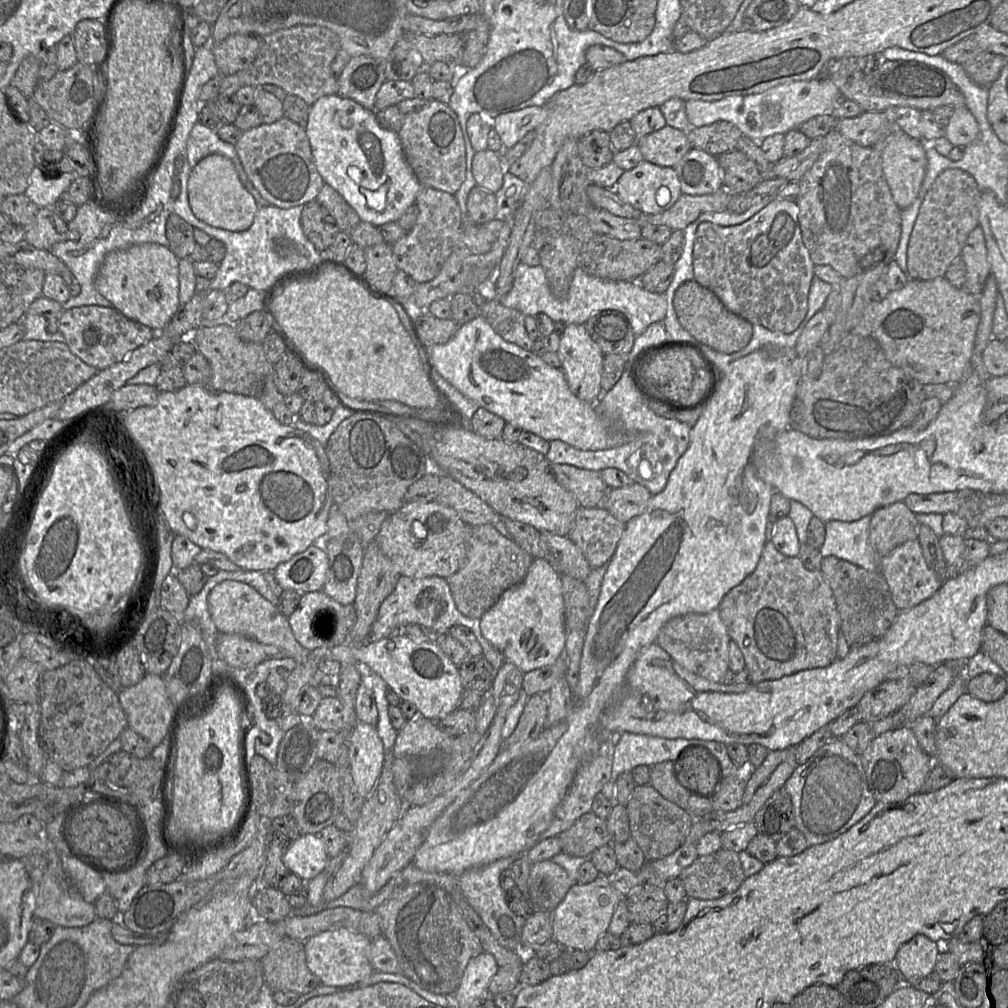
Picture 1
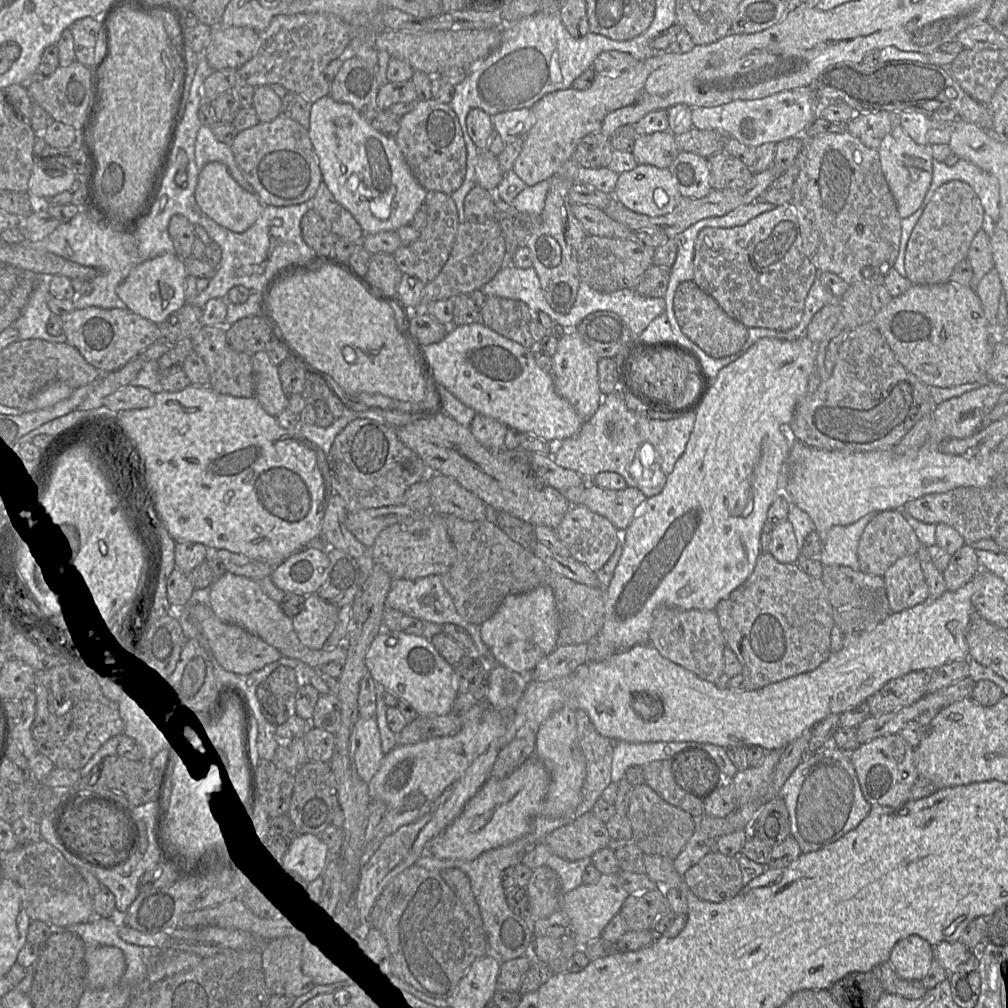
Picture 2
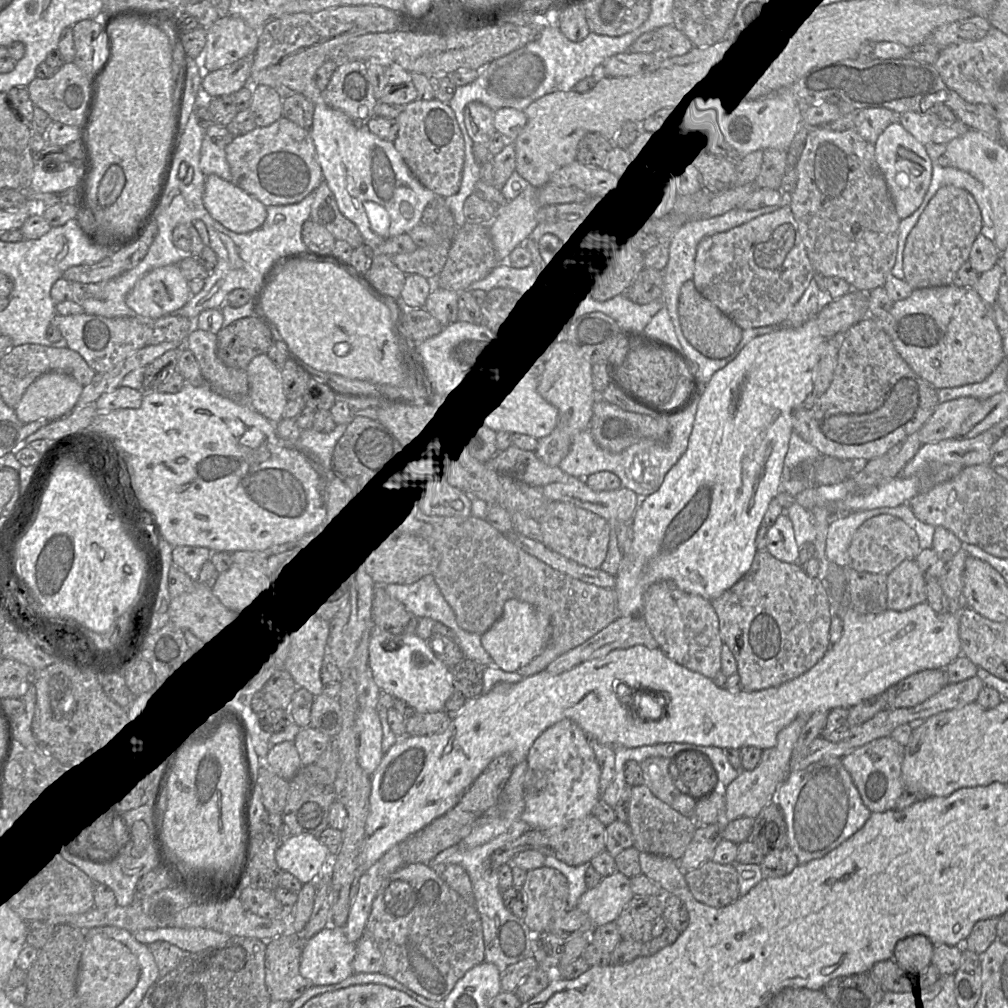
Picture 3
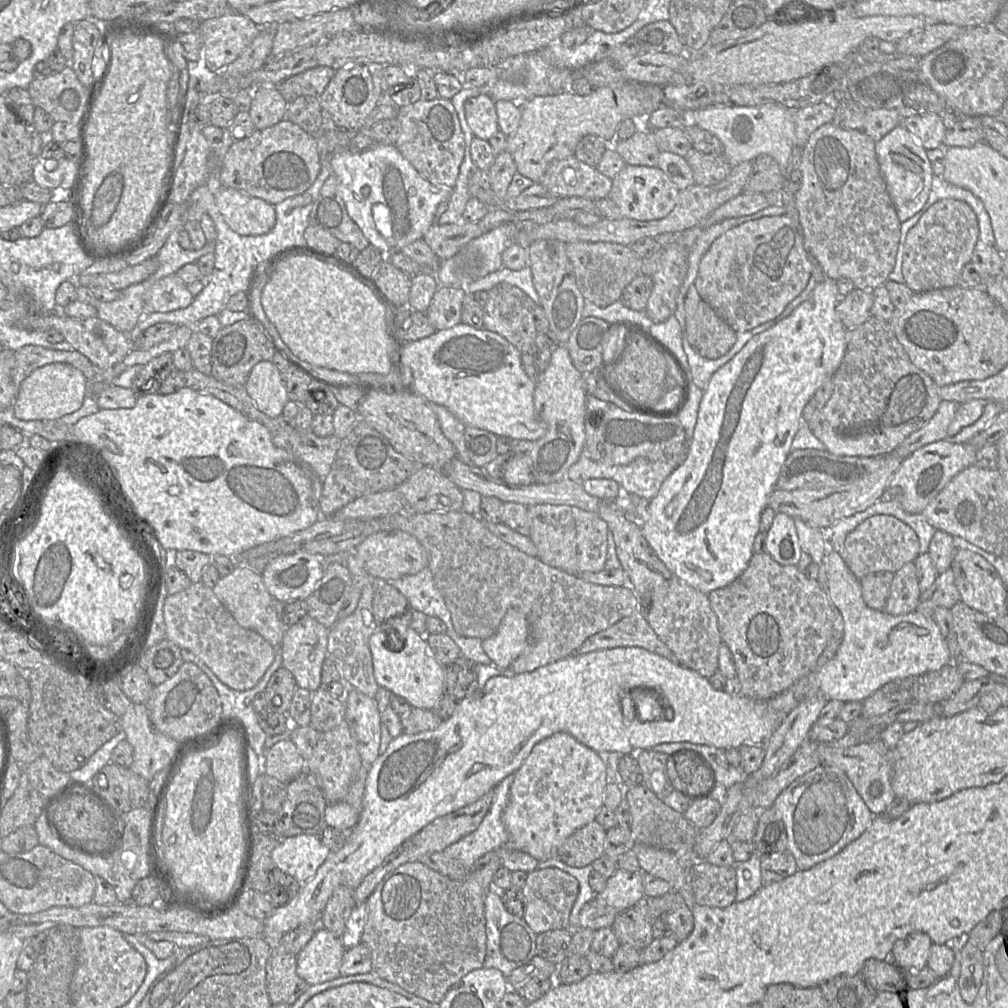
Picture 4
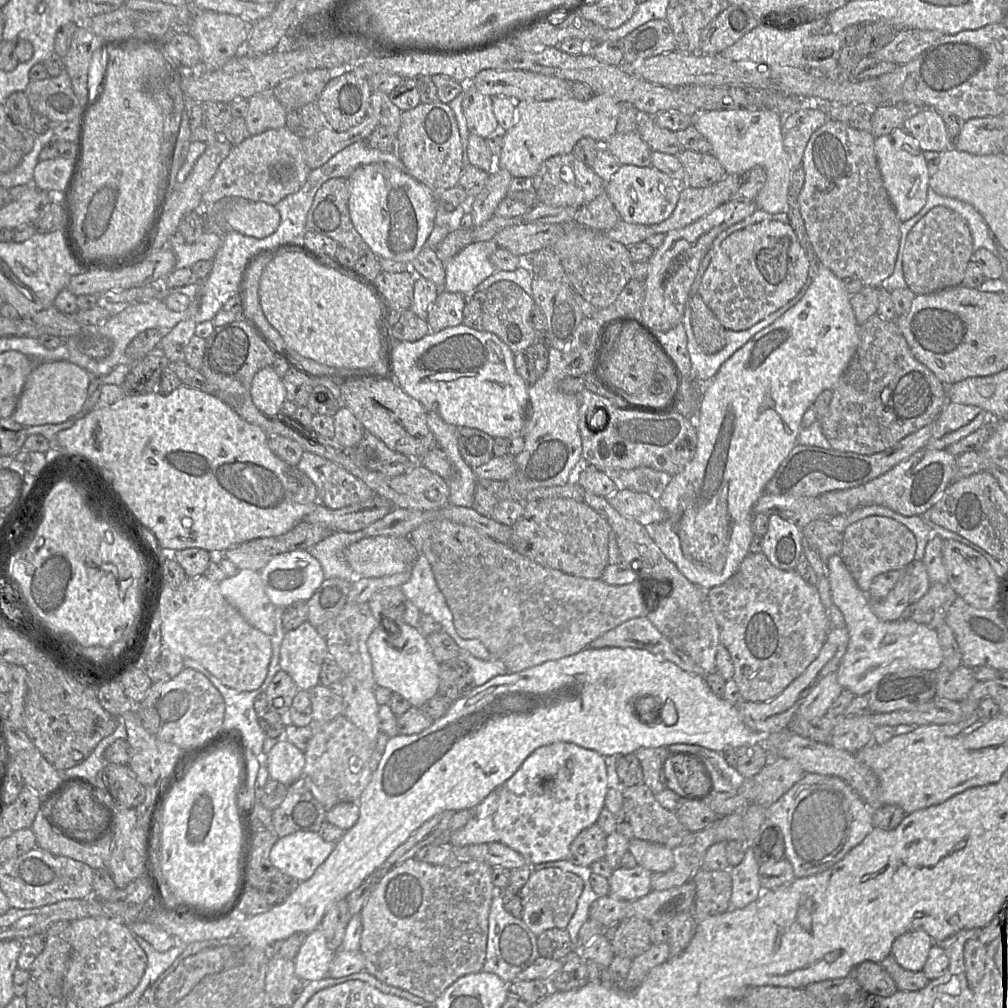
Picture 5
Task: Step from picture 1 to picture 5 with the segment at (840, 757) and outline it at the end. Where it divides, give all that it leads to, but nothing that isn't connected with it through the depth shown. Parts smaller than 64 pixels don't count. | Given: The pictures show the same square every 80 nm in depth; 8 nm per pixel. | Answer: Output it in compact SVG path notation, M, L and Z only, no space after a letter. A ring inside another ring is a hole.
M805 773L785 794L767 808L766 817L782 830L785 858L792 864L796 878L811 876L829 869L874 828L872 810L850 785L840 777L819 773Z

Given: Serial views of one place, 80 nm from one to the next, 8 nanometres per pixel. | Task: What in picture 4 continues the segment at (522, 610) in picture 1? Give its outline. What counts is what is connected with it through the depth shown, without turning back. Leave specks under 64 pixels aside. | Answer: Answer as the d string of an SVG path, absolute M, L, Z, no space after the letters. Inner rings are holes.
M510 608L494 635L482 640L484 652L499 669L510 668L530 642L530 628L526 616L516 608Z

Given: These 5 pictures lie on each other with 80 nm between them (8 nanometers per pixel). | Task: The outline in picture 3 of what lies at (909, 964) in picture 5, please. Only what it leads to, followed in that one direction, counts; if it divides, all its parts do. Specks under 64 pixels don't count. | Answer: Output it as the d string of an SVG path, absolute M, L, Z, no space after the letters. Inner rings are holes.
M913 935L898 941L892 960L912 981L923 977L931 965L934 945L924 935Z

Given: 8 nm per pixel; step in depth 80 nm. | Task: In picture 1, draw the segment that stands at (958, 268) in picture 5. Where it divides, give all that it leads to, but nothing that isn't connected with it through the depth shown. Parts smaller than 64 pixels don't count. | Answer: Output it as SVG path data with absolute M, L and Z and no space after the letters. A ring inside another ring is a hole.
M948 168L944 170L938 177L935 179L934 183L932 184L931 188L928 190L921 206L919 209L918 216L915 220L915 224L913 226L911 236L908 242L907 248L907 275L909 279L912 280L932 280L939 277L944 277L944 274L949 267L949 265L956 259L961 258L960 254L962 248L967 240L968 235L970 232L977 226L979 226L979 209L978 203L980 200L981 191L979 190L975 179L967 172L958 169L958 168Z

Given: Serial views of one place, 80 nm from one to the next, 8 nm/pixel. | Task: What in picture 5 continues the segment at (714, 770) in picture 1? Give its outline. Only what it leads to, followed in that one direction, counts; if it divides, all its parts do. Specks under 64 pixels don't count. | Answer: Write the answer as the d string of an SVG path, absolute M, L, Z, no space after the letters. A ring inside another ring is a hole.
M671 754L664 763L666 788L683 799L707 799L712 793L710 773L697 757Z

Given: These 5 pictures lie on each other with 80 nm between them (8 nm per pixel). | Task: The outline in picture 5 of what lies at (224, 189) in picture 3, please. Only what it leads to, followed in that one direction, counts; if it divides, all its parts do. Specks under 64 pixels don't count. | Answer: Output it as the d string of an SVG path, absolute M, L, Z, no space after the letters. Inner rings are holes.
M231 198L225 205L228 227L238 233L263 239L276 231L280 214L275 206L245 198Z

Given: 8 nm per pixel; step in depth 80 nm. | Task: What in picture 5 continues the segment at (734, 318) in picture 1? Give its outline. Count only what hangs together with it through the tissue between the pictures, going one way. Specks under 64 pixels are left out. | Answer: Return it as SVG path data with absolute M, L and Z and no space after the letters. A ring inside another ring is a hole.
M699 293L691 298L691 326L696 342L705 354L715 354L725 346L726 329Z

